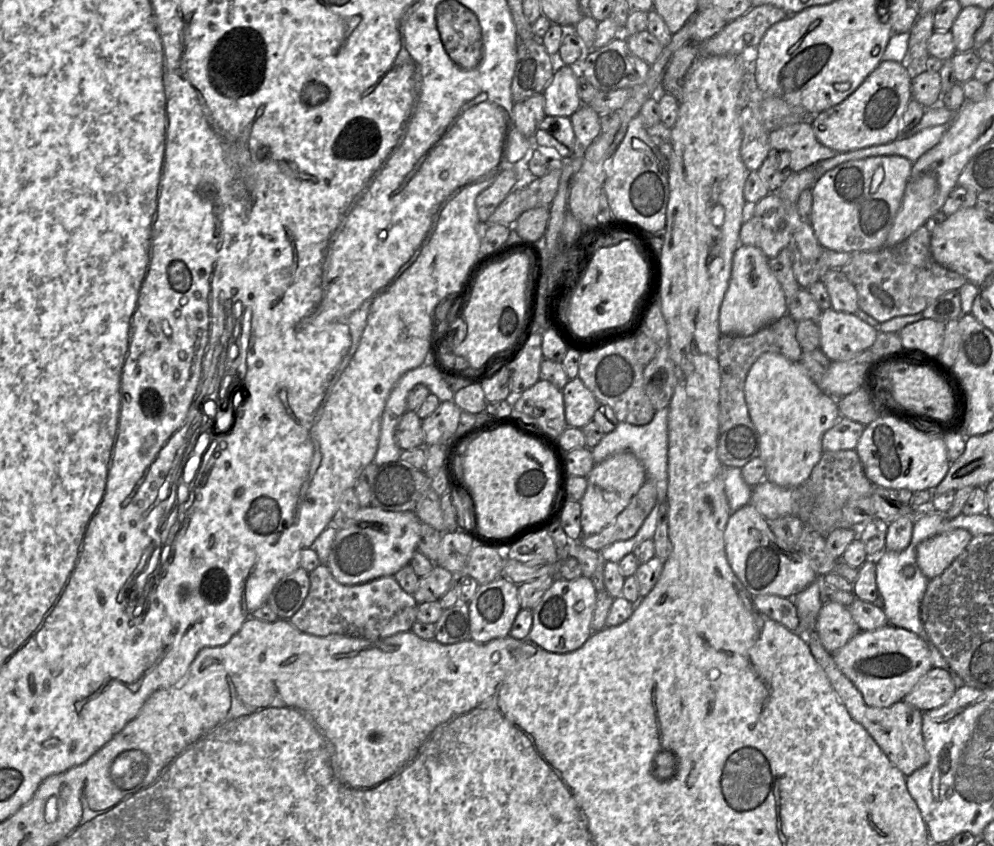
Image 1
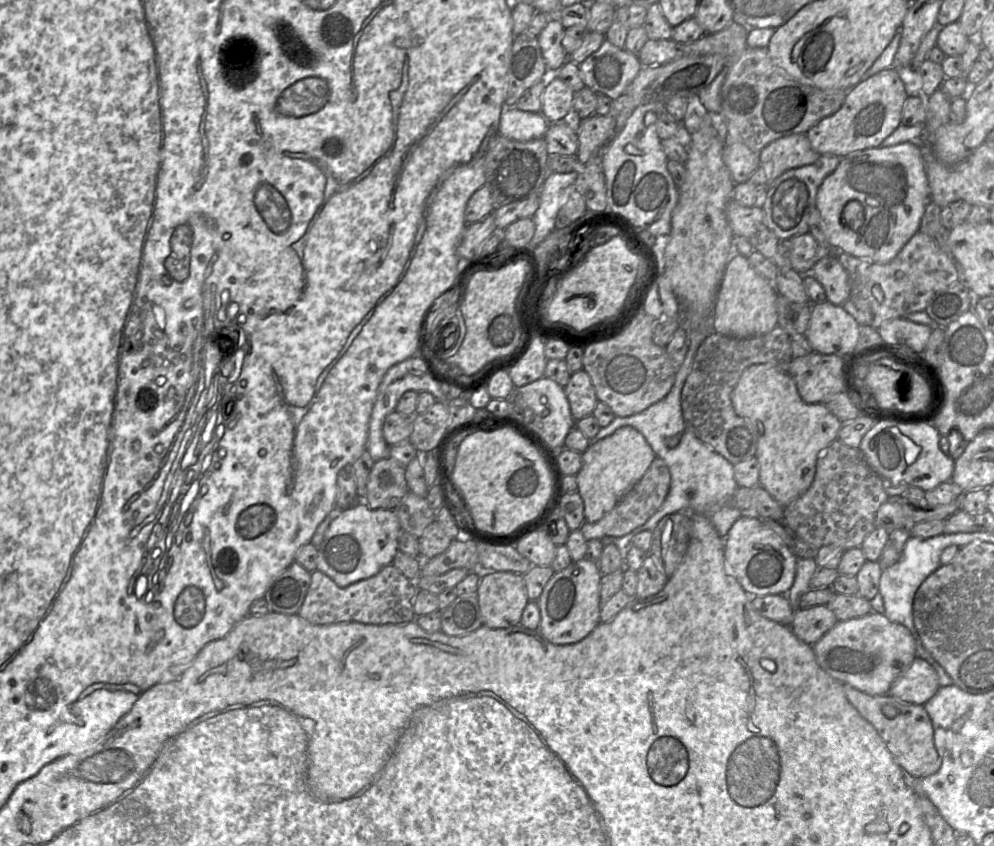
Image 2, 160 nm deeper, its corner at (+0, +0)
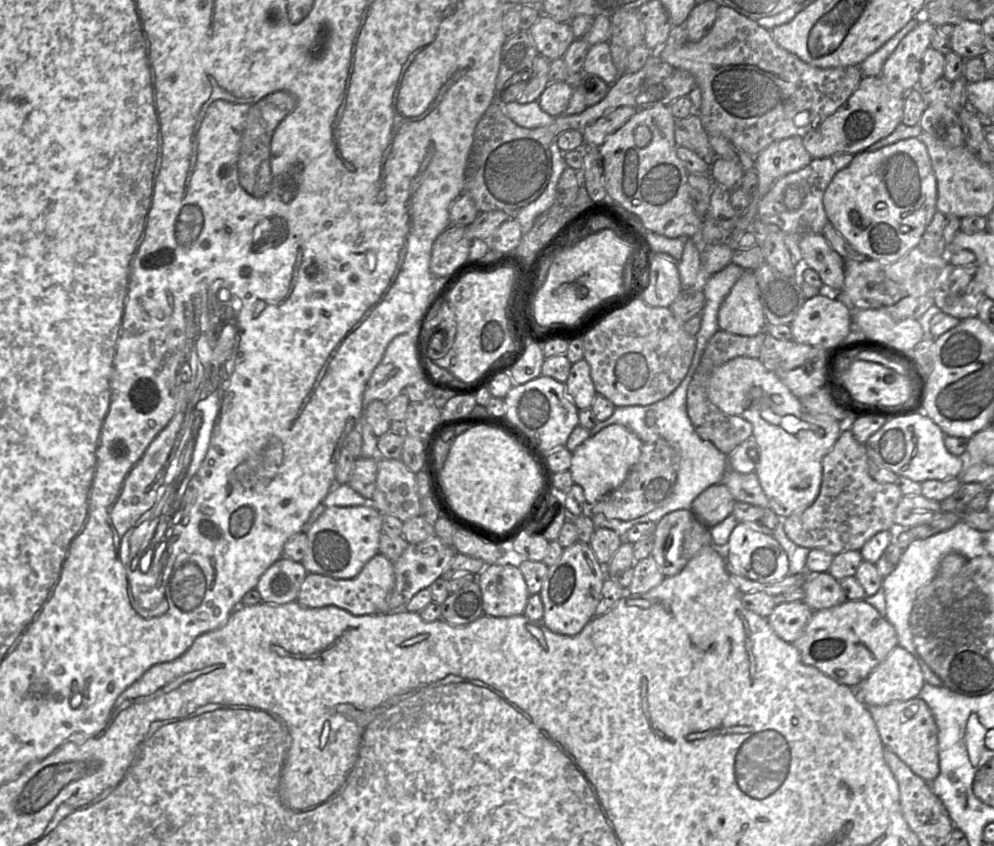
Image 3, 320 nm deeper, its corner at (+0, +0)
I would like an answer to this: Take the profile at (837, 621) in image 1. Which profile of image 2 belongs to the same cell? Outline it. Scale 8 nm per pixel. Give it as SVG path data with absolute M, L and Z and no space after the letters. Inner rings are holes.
M818 605L796 609L789 627L800 640L813 645L837 622L836 615L827 606Z

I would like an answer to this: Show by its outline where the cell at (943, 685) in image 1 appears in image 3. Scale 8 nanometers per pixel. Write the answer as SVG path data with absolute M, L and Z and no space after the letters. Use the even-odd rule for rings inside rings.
M897 645L869 676L855 688L866 706L880 706L916 698L924 684L924 676L916 658L905 648Z

